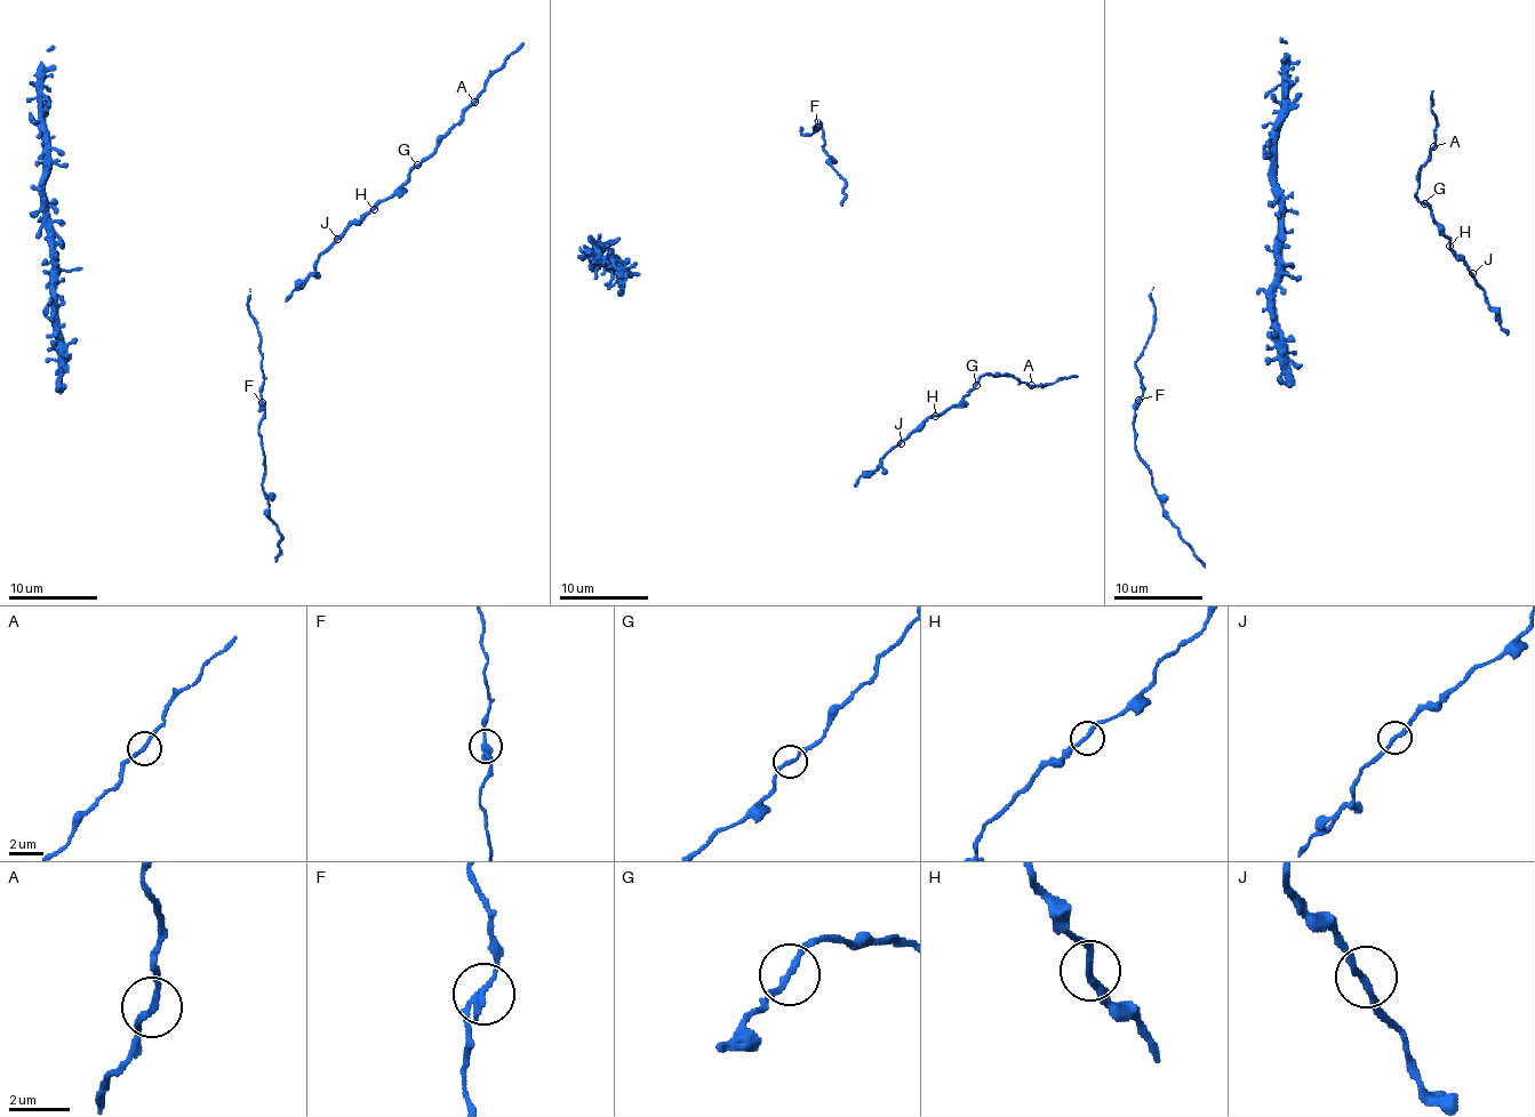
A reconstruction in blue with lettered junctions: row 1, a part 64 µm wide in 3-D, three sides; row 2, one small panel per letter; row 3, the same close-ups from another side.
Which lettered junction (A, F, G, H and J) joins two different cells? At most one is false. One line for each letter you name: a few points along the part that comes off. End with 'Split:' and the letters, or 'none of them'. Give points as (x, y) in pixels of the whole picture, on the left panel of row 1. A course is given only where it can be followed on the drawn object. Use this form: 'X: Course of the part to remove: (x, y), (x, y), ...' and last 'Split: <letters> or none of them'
Split: none of them

